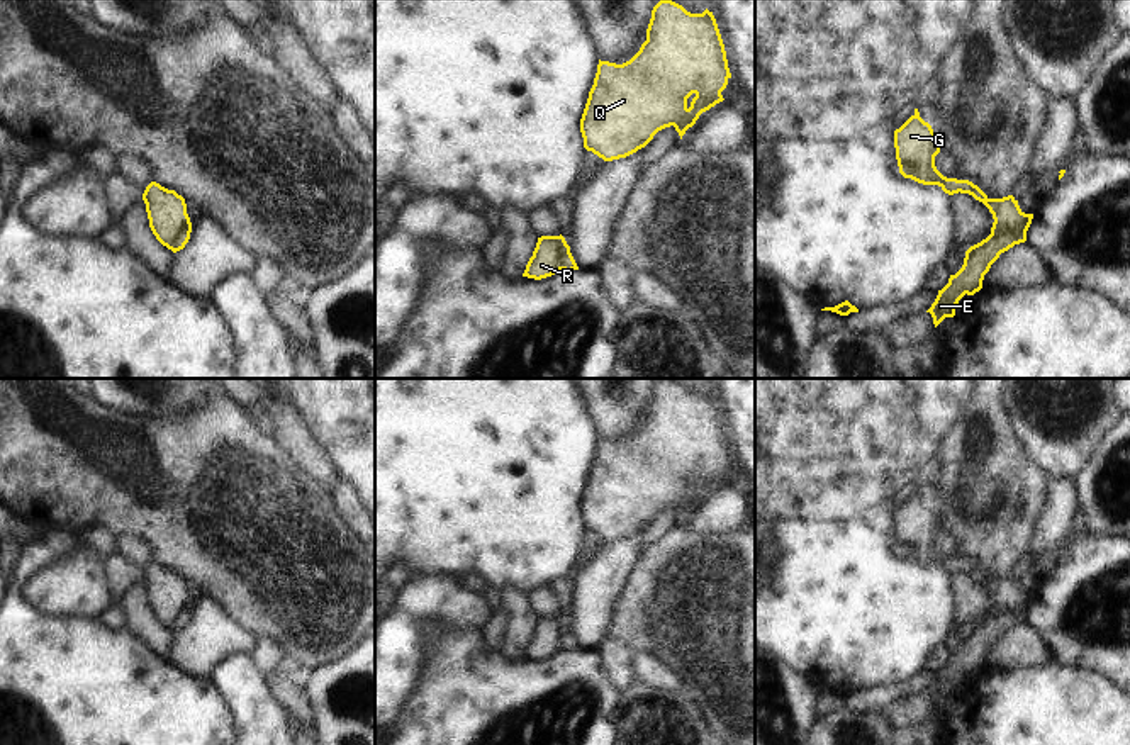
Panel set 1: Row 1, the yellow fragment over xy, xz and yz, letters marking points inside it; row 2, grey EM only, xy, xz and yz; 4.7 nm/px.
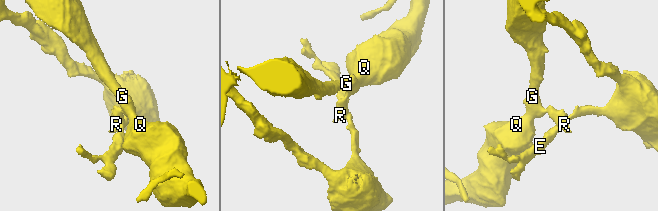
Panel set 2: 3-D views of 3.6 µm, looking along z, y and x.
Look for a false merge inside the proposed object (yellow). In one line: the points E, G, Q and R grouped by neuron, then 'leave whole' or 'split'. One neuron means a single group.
groups E / G Q R; split

